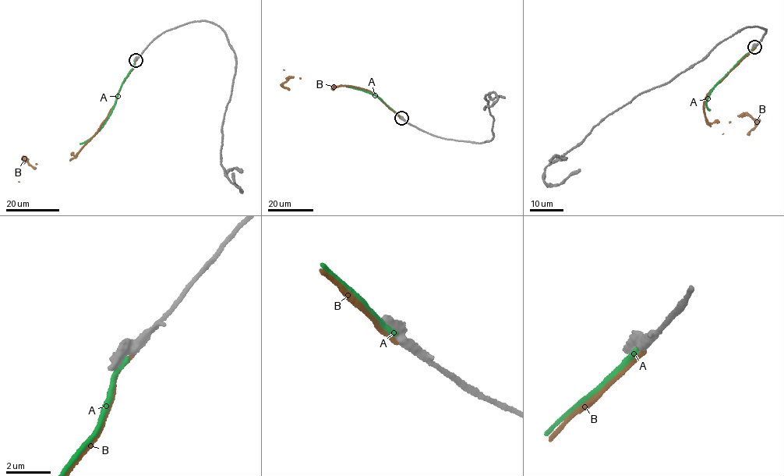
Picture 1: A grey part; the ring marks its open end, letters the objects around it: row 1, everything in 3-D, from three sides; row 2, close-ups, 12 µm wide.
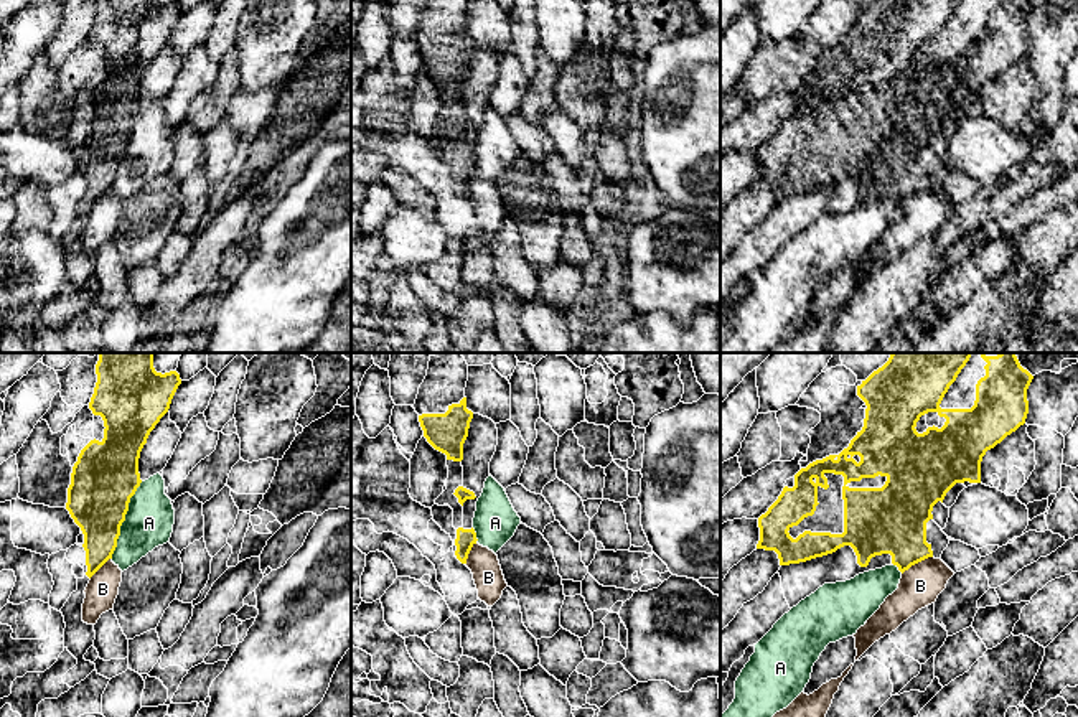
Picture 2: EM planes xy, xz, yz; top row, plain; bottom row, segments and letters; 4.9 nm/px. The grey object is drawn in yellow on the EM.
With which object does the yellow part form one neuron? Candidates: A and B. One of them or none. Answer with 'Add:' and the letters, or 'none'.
Add: A

